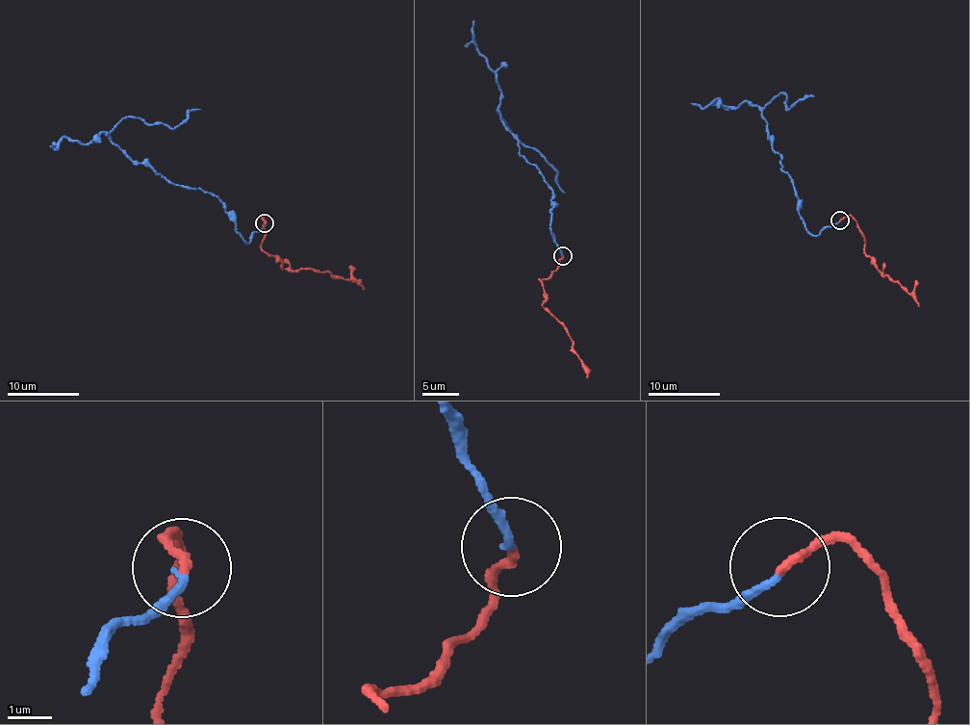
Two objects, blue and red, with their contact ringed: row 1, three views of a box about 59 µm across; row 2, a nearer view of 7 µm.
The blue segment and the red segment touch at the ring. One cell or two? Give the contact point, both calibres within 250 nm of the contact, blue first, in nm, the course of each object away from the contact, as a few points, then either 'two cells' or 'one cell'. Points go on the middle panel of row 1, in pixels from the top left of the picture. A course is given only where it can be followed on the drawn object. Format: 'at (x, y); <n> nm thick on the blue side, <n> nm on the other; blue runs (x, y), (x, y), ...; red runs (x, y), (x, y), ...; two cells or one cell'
at (562, 256); 170 nm thick on the blue side, 200 nm on the other; blue runs (562, 255), (550, 231), (553, 194), (521, 156), (498, 110), (513, 134), (556, 172), (564, 193); red runs (562, 255), (554, 271), (548, 278), (539, 279), (546, 297), (543, 303), (565, 326), (586, 378); one cell

